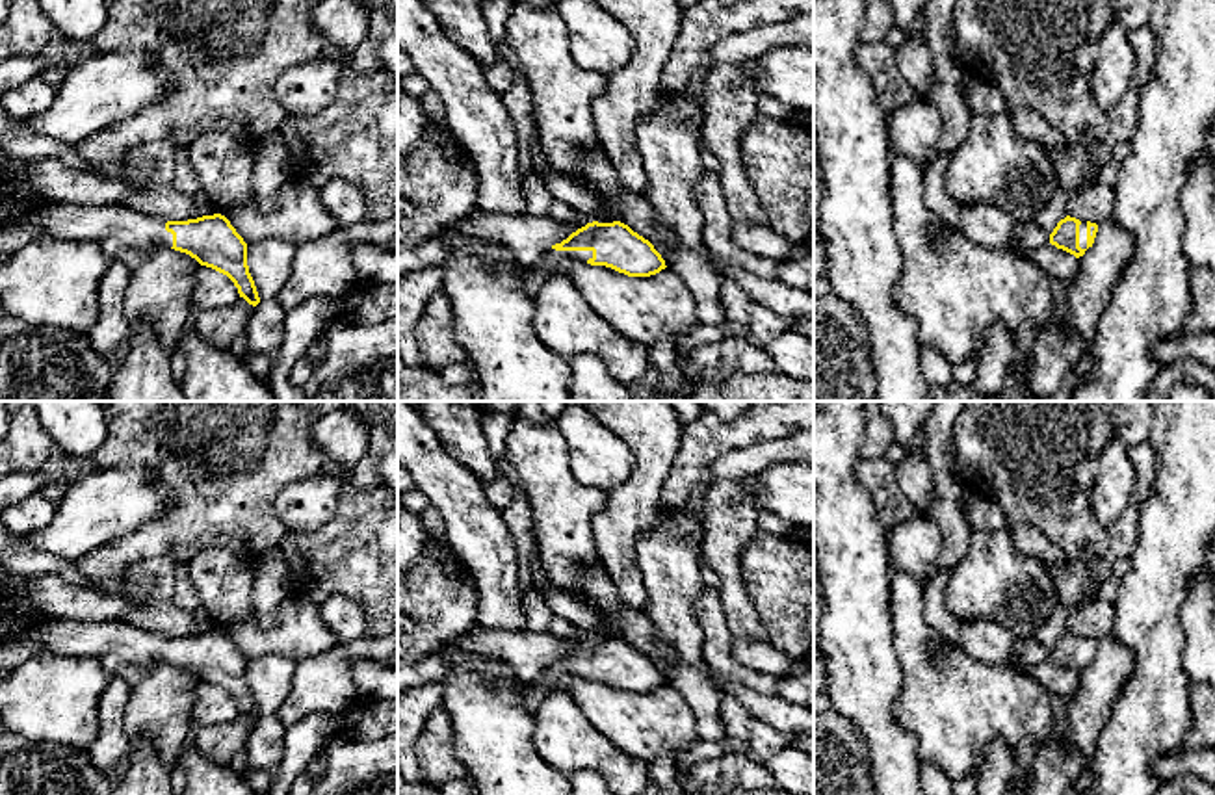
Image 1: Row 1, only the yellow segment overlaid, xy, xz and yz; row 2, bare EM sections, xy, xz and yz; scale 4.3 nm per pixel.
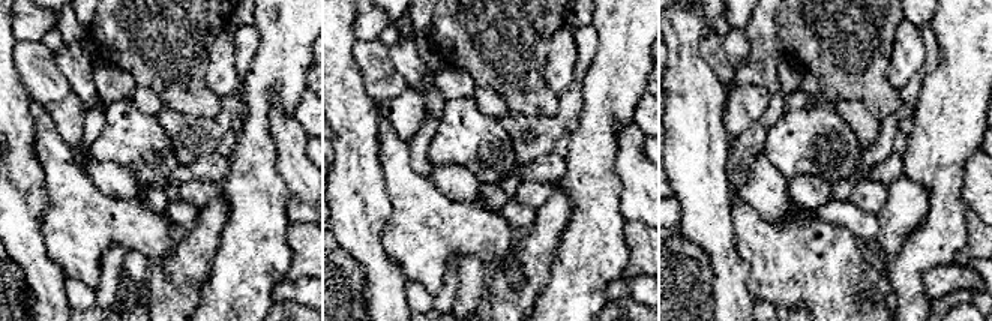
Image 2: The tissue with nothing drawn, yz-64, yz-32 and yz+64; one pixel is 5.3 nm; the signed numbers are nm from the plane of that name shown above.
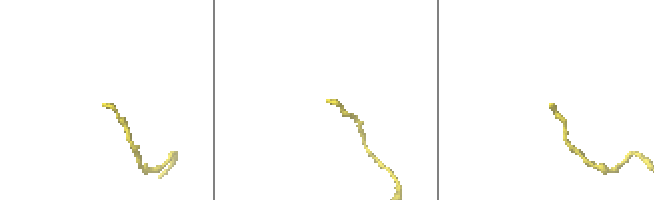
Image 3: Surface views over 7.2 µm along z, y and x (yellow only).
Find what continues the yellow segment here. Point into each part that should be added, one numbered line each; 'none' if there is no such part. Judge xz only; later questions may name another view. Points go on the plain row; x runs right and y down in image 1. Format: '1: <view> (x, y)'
1: xz (550, 675)

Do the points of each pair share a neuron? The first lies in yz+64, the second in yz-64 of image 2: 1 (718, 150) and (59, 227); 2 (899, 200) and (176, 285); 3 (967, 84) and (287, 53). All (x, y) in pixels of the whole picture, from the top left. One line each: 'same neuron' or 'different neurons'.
1: different neurons
2: same neuron
3: same neuron

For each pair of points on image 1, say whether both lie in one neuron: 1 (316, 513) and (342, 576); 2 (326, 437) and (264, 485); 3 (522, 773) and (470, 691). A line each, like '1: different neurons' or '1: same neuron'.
1: different neurons
2: different neurons
3: same neuron

